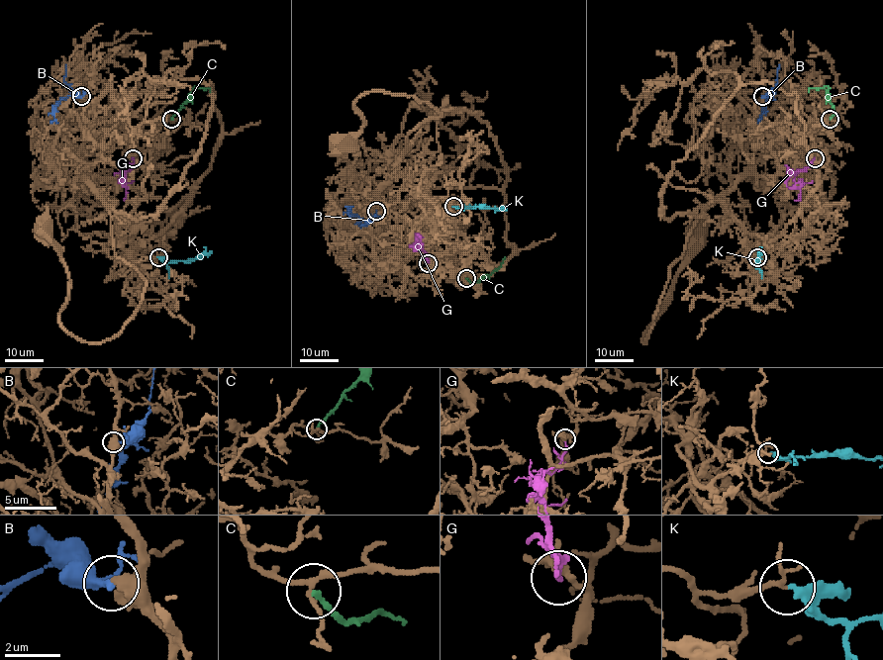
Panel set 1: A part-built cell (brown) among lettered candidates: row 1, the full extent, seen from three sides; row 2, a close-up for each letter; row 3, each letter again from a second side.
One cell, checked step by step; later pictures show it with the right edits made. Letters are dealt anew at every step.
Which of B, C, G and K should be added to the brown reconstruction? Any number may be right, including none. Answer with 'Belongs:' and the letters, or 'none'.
Belongs: K

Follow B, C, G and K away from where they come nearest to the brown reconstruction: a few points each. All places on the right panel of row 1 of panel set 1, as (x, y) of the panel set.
B: (763, 96), (774, 94), (766, 100), (757, 122)
C: (829, 118), (833, 107), (829, 100), (829, 88), (812, 87), (808, 91)
G: (815, 158), (786, 180), (788, 187), (800, 189), (800, 198), (795, 200)
K: (757, 257), (759, 262), (760, 250)

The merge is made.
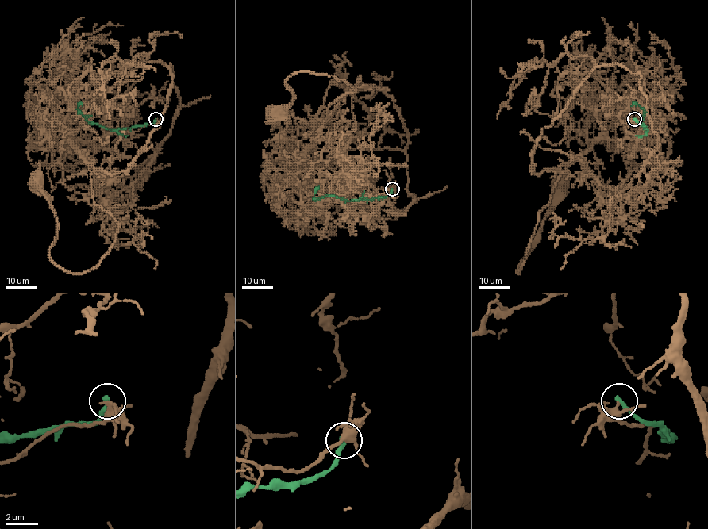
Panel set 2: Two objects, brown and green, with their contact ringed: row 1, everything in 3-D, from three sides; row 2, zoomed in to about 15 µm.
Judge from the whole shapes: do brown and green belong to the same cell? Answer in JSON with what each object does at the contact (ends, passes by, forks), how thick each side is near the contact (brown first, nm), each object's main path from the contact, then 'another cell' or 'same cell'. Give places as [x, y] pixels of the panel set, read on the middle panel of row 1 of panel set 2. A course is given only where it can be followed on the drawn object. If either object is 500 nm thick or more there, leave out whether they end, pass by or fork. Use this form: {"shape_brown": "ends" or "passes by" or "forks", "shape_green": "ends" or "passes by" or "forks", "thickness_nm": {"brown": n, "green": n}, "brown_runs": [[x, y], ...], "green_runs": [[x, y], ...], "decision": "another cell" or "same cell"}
{"shape_brown": "passes by", "shape_green": "ends", "thickness_nm": {"brown": 280, "green": 320}, "brown_runs": [[392, 189], [360, 193], [305, 158], [328, 107], [354, 91], [343, 80], [294, 72], [294, 97], [273, 116]], "green_runs": [[392, 189], [388, 195], [371, 199], [344, 201], [332, 195], [314, 199], [313, 194], [319, 185]], "decision": "another cell"}

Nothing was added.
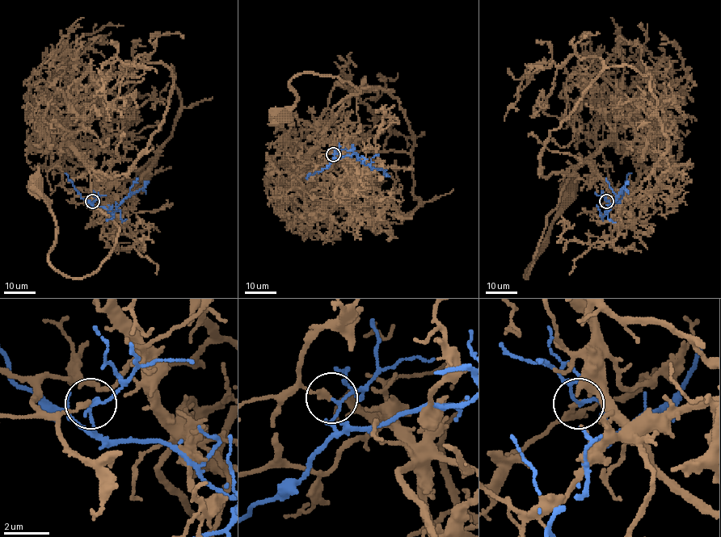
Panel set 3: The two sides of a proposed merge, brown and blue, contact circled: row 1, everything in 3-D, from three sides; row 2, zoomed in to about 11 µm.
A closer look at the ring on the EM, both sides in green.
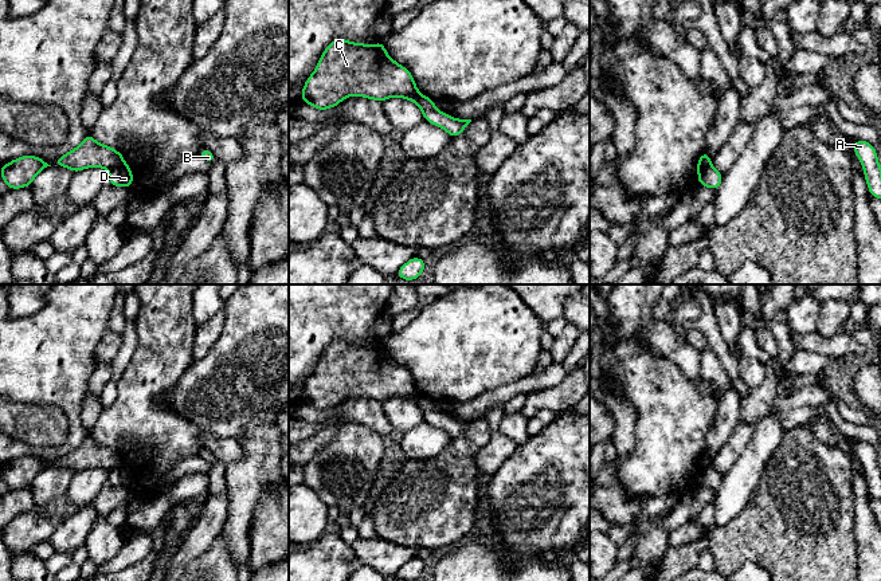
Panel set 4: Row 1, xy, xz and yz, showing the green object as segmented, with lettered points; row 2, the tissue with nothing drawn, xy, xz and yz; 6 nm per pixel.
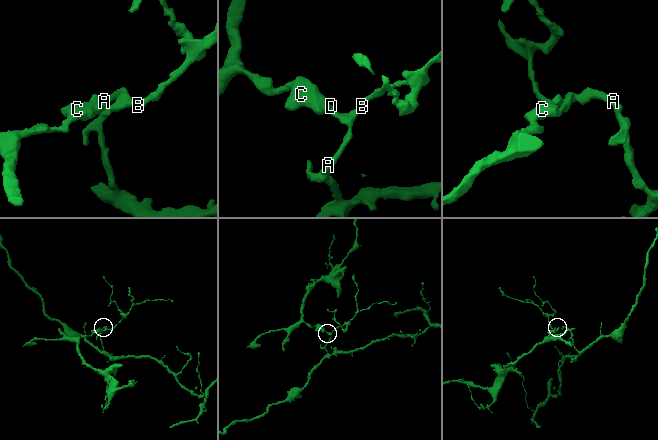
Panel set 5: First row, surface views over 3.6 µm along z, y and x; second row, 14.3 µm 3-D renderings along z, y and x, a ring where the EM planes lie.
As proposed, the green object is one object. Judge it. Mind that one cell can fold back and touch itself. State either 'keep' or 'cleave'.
cleave

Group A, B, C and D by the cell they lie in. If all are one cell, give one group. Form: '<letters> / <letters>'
A B D / C

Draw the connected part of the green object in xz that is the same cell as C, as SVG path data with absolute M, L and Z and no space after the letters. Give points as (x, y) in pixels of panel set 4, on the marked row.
M338 38L306 79L301 99L326 110L349 95L383 102L391 97L414 101L419 94L411 72L388 56L381 42L367 46Z

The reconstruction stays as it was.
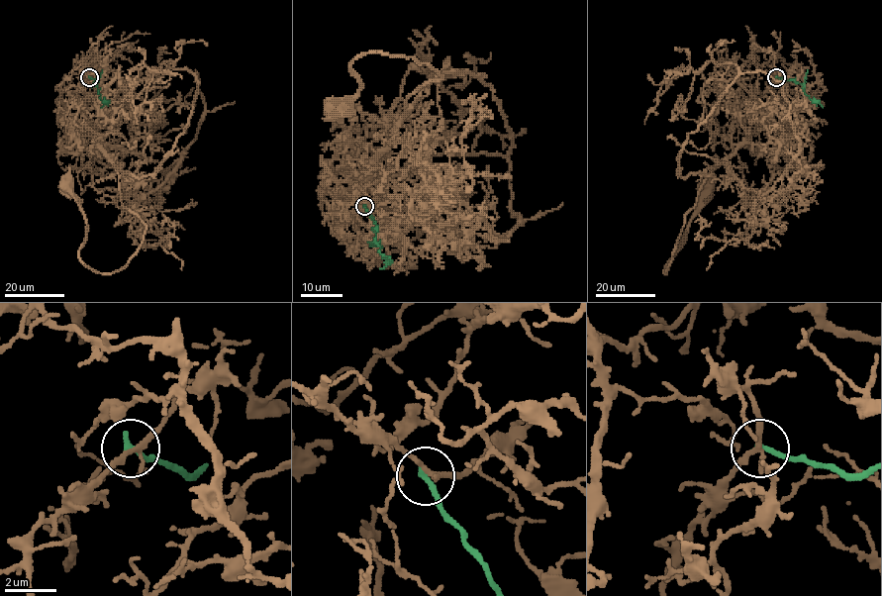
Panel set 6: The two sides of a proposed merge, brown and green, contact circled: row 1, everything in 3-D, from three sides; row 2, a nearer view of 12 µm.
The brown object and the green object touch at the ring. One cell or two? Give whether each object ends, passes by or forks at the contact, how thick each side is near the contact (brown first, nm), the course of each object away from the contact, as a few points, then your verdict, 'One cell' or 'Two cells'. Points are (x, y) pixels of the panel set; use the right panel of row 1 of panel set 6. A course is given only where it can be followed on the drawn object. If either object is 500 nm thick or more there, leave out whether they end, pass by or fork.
At the ring brown passes by. At the ring green ends. Thickness 200 nm (brown) against 260 nm. Course of brown: (777, 77), (768, 88), (769, 112), (763, 121), (708, 175), (686, 215), (665, 273), (707, 182). Course of green: (777, 77), (793, 79), (802, 84), (810, 99), (823, 107). Two cells

